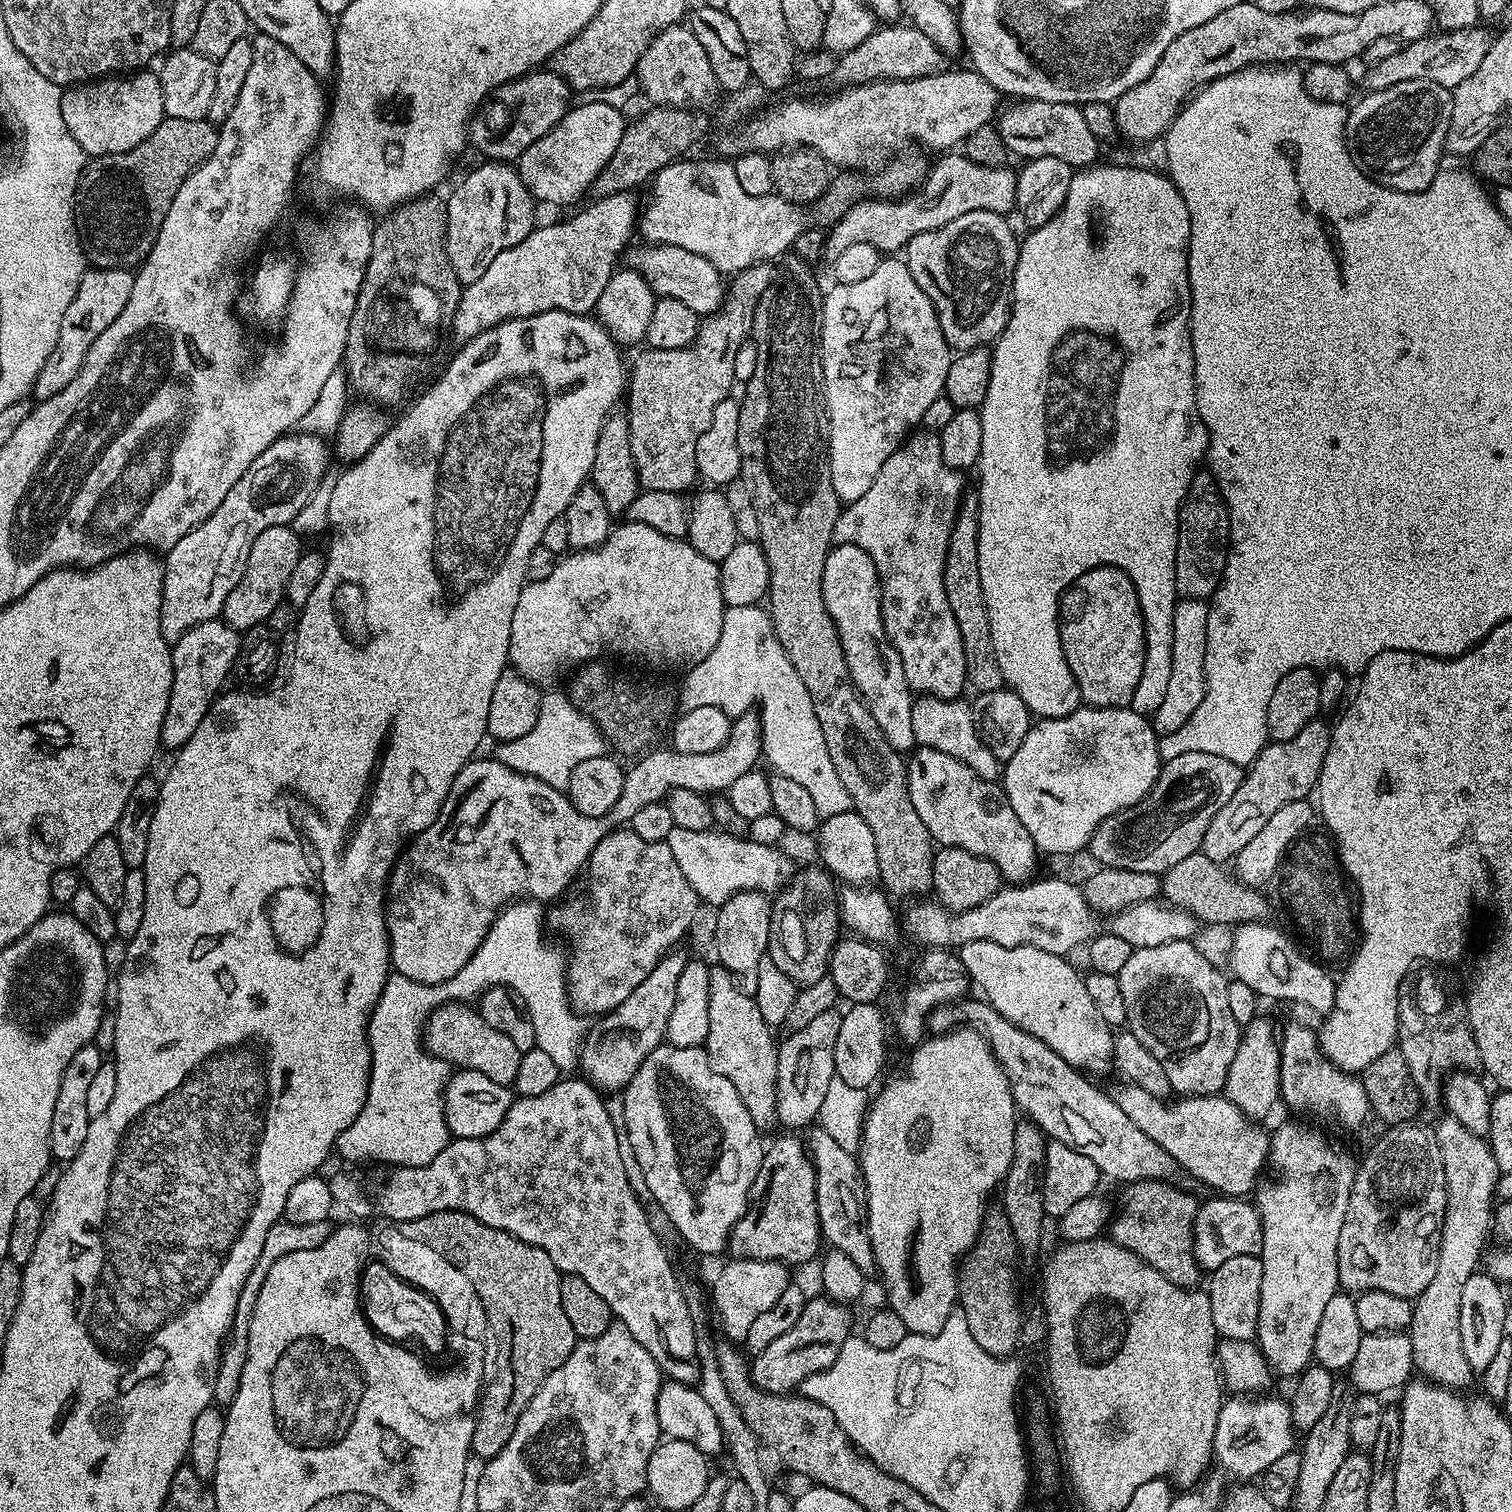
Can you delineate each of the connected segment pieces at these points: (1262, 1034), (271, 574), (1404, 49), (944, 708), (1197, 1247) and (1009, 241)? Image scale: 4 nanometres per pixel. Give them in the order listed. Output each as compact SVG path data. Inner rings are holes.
M1264 1014L1243 1025L1240 1045L1234 1054L1234 1062L1230 1062L1230 1070L1226 1074L1226 1082L1222 1089L1234 1106L1238 1106L1249 1118L1261 1118L1272 1107L1280 1095L1280 1038L1275 1028Z
M286 524L270 526L262 530L258 538L254 538L254 546L250 546L250 558L246 558L246 570L238 586L230 590L230 598L226 598L224 603L222 619L225 624L243 634L249 628L267 622L274 608L285 603L284 591L302 553L300 543L302 543L301 537Z
M1477 26L1463 28L1457 32L1441 31L1440 36L1429 34L1422 40L1405 43L1393 56L1367 69L1368 73L1364 76L1365 89L1368 92L1381 92L1402 82L1425 80L1454 90L1459 84L1466 82L1466 78L1470 78L1470 74L1474 74L1474 70L1482 66L1482 58L1486 58L1490 36L1487 36L1482 28Z
M937 696L915 697L912 709L914 710L914 738L917 745L922 748L942 750L942 754L950 754L950 758L958 758L974 774L978 774L984 780L999 781L1002 776L1002 762L986 750L986 742L978 738L978 730L974 726L971 707L963 704L963 699L947 700Z
M1223 1194L1212 1196L1213 1200L1208 1200L1199 1205L1194 1218L1194 1258L1200 1263L1201 1269L1211 1270L1222 1266L1222 1262L1227 1262L1230 1258L1238 1258L1238 1254L1247 1256L1259 1256L1262 1250L1262 1222L1256 1209L1255 1203L1244 1198L1233 1198Z
M998 212L962 214L962 218L954 218L954 222L946 222L946 226L938 230L926 230L926 234L910 238L908 243L906 263L910 274L914 274L914 282L918 282L926 298L930 298L938 314L942 334L957 353L991 345L1008 325L1012 313L1012 279L1018 266L1020 240L1004 220L1007 219Z

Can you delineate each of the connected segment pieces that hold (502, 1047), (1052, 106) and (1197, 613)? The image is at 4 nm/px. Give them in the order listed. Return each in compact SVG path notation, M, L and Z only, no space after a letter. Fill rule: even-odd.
M449 1002L435 1008L424 1024L423 1037L425 1048L433 1056L448 1061L449 1065L478 1070L478 1074L486 1074L486 1078L499 1084L515 1085L521 1052L506 1034L500 1034L494 1026L487 1024L475 1007L464 1002Z
M1022 100L1013 104L1016 105L1008 110L1003 109L996 120L997 132L1009 153L1018 154L1024 160L1044 156L1059 158L1074 170L1091 167L1099 161L1100 141L1088 129L1079 105L1041 100Z
M1177 599L1174 610L1174 646L1170 658L1170 683L1162 697L1162 706L1150 717L1152 731L1157 737L1174 734L1198 710L1206 694L1206 622L1208 604L1203 600Z

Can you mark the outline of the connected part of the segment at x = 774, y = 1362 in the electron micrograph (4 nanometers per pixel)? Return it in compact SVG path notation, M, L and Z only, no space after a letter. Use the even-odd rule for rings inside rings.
M817 1294L816 1297L809 1299L805 1303L802 1310L802 1318L798 1318L798 1322L794 1322L794 1326L790 1326L790 1330L786 1330L786 1334L781 1334L779 1338L774 1338L774 1342L770 1342L770 1346L766 1346L766 1350L755 1353L750 1360L750 1375L753 1384L763 1389L764 1392L773 1394L788 1394L799 1387L810 1374L816 1374L822 1370L829 1368L834 1362L834 1358L838 1356L838 1350L842 1342L853 1331L852 1316L847 1312L843 1303L829 1300L823 1294Z

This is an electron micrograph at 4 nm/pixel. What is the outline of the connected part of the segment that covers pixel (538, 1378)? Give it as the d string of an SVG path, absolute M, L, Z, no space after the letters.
M465 1212L426 1214L426 1218L401 1220L398 1227L402 1234L426 1243L466 1274L485 1308L491 1339L496 1339L496 1377L487 1381L476 1409L471 1455L487 1462L510 1442L522 1410L542 1382L576 1349L578 1337L562 1310L562 1274L546 1250L530 1246L506 1230L494 1230Z

